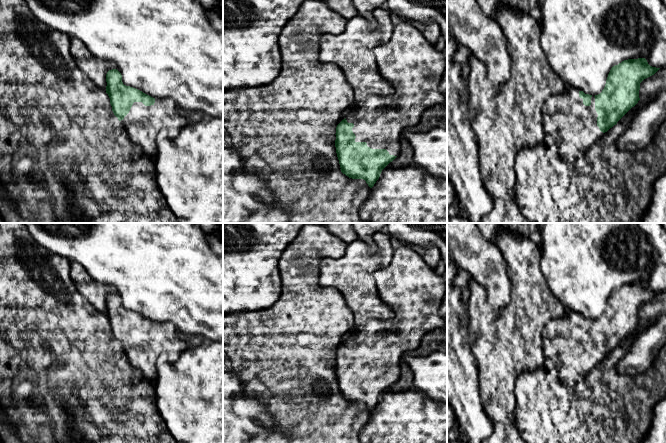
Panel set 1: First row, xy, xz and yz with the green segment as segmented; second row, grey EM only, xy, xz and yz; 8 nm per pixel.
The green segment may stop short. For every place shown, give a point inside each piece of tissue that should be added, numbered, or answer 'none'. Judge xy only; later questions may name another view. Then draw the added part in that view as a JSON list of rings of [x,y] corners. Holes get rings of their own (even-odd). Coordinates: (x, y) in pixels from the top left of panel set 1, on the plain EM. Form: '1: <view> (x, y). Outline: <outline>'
1: xy (142, 348). Outline: [[[155,322],[151,330],[134,326],[120,346],[128,363],[140,373],[142,380],[153,385],[157,379],[159,356],[166,354],[170,362],[175,362],[189,347],[176,327],[164,322]]]

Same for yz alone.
1: yz (568, 348). Outline: [[[566,309],[565,315],[547,322],[543,331],[544,363],[541,369],[558,372],[560,381],[567,387],[585,381],[588,373],[599,365],[604,357],[597,350],[598,338],[595,334],[595,321],[591,321],[591,329],[585,330],[579,321],[579,314]]]

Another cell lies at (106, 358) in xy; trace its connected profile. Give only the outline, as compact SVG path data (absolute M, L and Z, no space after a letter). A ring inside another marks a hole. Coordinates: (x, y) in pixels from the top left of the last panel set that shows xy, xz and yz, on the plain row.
M0 223L0 439L2 443L177 443L157 409L154 385L144 381L140 373L128 363L121 346L112 335L106 314L97 311L79 293L70 276L70 261L41 247L23 223Z

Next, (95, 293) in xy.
M70 262L70 276L79 293L99 312L106 314L106 298L116 293L110 285L95 281L78 263Z

